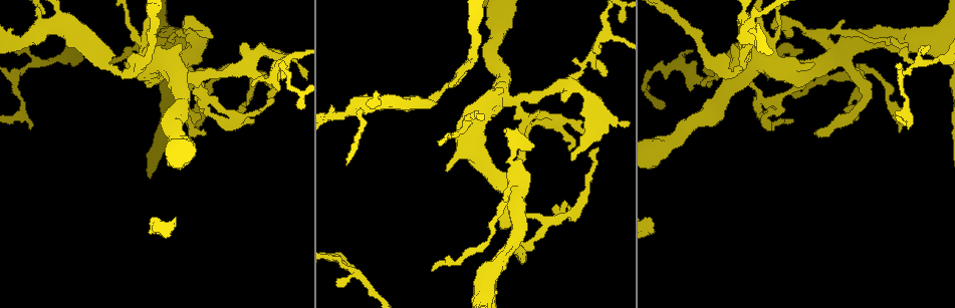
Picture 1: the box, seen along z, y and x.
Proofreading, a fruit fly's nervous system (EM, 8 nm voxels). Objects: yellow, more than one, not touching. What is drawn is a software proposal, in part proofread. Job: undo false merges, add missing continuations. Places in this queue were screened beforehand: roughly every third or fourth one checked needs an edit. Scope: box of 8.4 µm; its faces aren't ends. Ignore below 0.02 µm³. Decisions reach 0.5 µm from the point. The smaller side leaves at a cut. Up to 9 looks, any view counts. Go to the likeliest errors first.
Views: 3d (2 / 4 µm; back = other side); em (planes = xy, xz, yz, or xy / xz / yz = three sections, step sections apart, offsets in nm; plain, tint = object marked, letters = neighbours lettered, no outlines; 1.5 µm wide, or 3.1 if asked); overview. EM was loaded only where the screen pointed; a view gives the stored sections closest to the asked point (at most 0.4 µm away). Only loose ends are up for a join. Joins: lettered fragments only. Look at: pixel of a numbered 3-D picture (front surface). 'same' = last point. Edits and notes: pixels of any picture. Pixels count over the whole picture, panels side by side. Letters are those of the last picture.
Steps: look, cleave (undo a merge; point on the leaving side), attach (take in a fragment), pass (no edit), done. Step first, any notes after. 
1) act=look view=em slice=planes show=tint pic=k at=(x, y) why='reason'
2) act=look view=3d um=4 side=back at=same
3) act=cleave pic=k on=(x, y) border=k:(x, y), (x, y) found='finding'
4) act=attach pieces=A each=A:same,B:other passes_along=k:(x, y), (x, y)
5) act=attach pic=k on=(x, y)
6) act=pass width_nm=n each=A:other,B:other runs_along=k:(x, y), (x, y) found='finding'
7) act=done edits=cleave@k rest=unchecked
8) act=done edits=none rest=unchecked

act=look view=em slice=planes show=letters pic=1 at=(178, 76) why='thick turns thin'

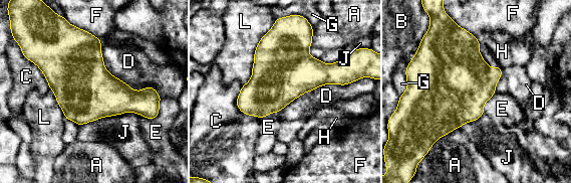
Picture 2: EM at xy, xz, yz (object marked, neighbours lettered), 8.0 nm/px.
act=pass each=A:other,B:other,C:other,D:other,E:other,F:other,G:other,H:other,J:other,L:other found='all the same neuron'

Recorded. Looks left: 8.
act=look view=em slice=yz step=4 show=tint pic=1 at=(927, 46) why='thin end'

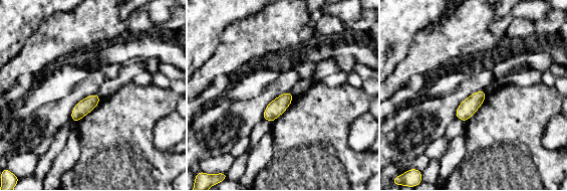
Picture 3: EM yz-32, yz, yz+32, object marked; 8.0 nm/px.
act=look view=em slice=planes show=letters at=same

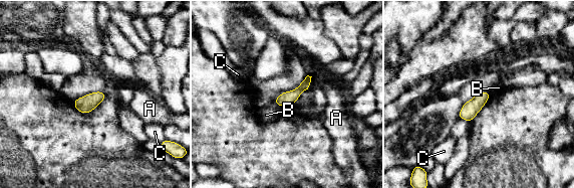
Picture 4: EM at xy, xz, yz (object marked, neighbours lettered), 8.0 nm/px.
act=pass width_nm=120 each=A:other,B:other,C:other border=4:(275, 104), (283, 107) found='no lettered fragment goes on from it'

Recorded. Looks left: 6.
act=look view=3d um=4 pic=1 at=(545, 219) why='arms part here'

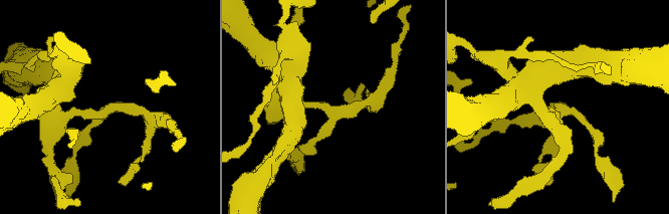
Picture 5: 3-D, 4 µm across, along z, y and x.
act=look view=em slice=yz step=4 show=tint pic=5 at=(559, 110) arms=3 why='now the EM'

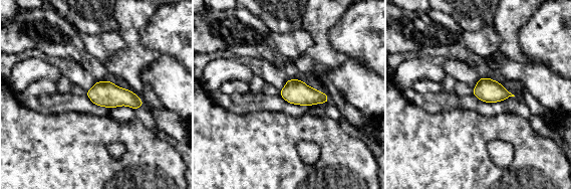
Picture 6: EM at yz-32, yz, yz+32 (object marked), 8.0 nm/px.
act=look view=em slice=planes show=letters at=same

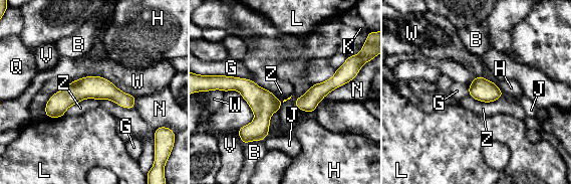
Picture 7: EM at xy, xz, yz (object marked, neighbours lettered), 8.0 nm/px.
act=pass longest_contact=W:550nm each=B:other,G:other,H:other,J:other,K:other,L:other,N:other,Q:other,V:other,W:other,Z:other runs_along=7:(132, 100), (76, 90), (47, 112) found='one neuron here'

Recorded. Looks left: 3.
act=look view=em slice=planes show=letters pic=1 at=(743, 60)

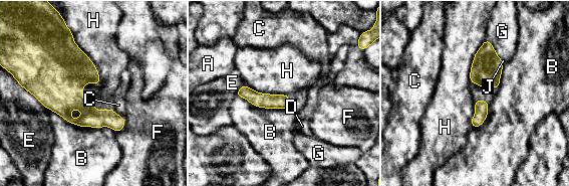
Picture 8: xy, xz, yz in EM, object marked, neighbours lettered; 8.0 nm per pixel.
act=pass longest_contact=H:500nm each=A:other,B:other,C:other,D:other,E:other,F:other,G:other,H:other,J:other border=8:(67, 27), (96, 68), (97, 84) found='all the same neuron'

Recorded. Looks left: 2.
act=done edits=none rest=unchecked

